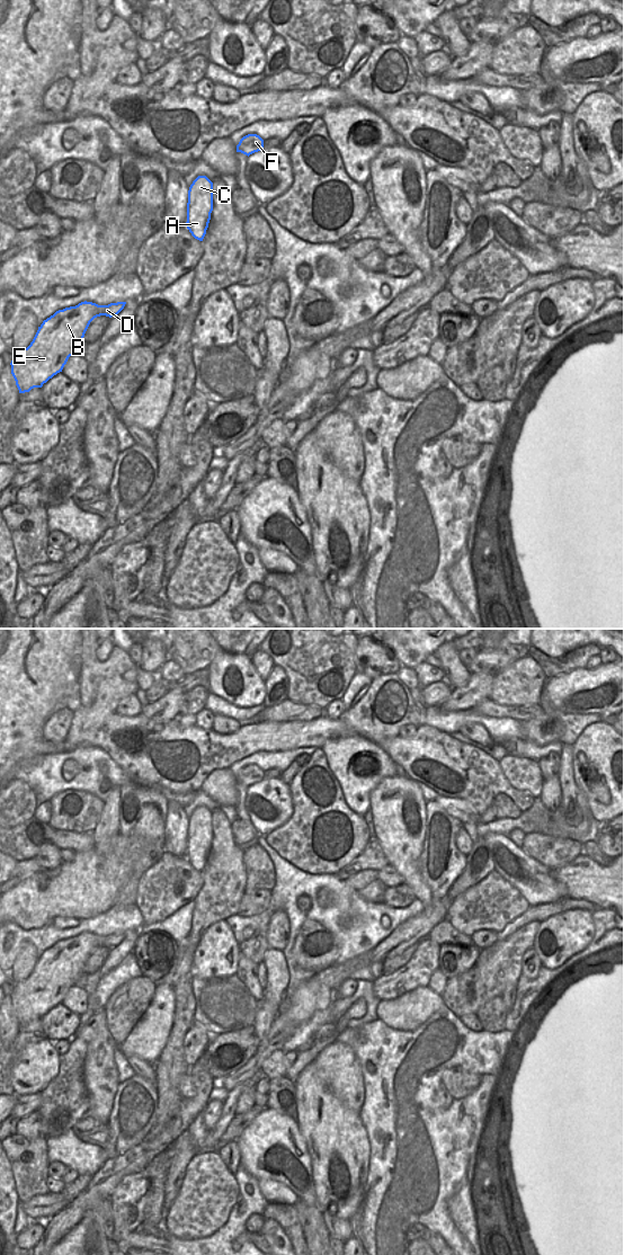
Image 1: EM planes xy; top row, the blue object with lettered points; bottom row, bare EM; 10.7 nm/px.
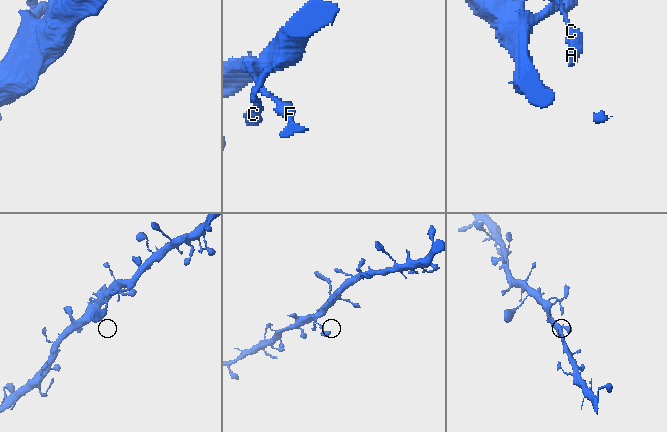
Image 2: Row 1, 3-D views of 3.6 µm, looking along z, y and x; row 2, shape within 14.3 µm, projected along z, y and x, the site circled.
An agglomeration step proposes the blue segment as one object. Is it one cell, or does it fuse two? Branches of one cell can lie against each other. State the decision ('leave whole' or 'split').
leave whole

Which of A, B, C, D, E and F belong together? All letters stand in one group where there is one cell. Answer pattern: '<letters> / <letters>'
A B C D E F

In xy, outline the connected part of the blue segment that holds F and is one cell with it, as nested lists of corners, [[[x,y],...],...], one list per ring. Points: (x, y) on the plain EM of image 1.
[[[257,765],[243,767],[237,776],[237,783],[250,786],[264,780],[264,771]]]

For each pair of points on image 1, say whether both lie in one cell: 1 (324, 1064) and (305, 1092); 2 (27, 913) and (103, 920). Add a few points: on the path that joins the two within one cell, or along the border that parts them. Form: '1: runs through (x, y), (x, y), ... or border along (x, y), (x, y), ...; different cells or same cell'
1: border along (313, 1061), (317, 1068), (317, 1076), (333, 1095); different cells
2: border along (110, 908), (104, 913), (80, 919); different cells

